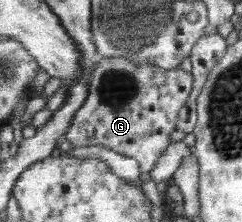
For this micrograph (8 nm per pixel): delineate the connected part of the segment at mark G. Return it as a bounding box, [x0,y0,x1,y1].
[66,56,192,173]

